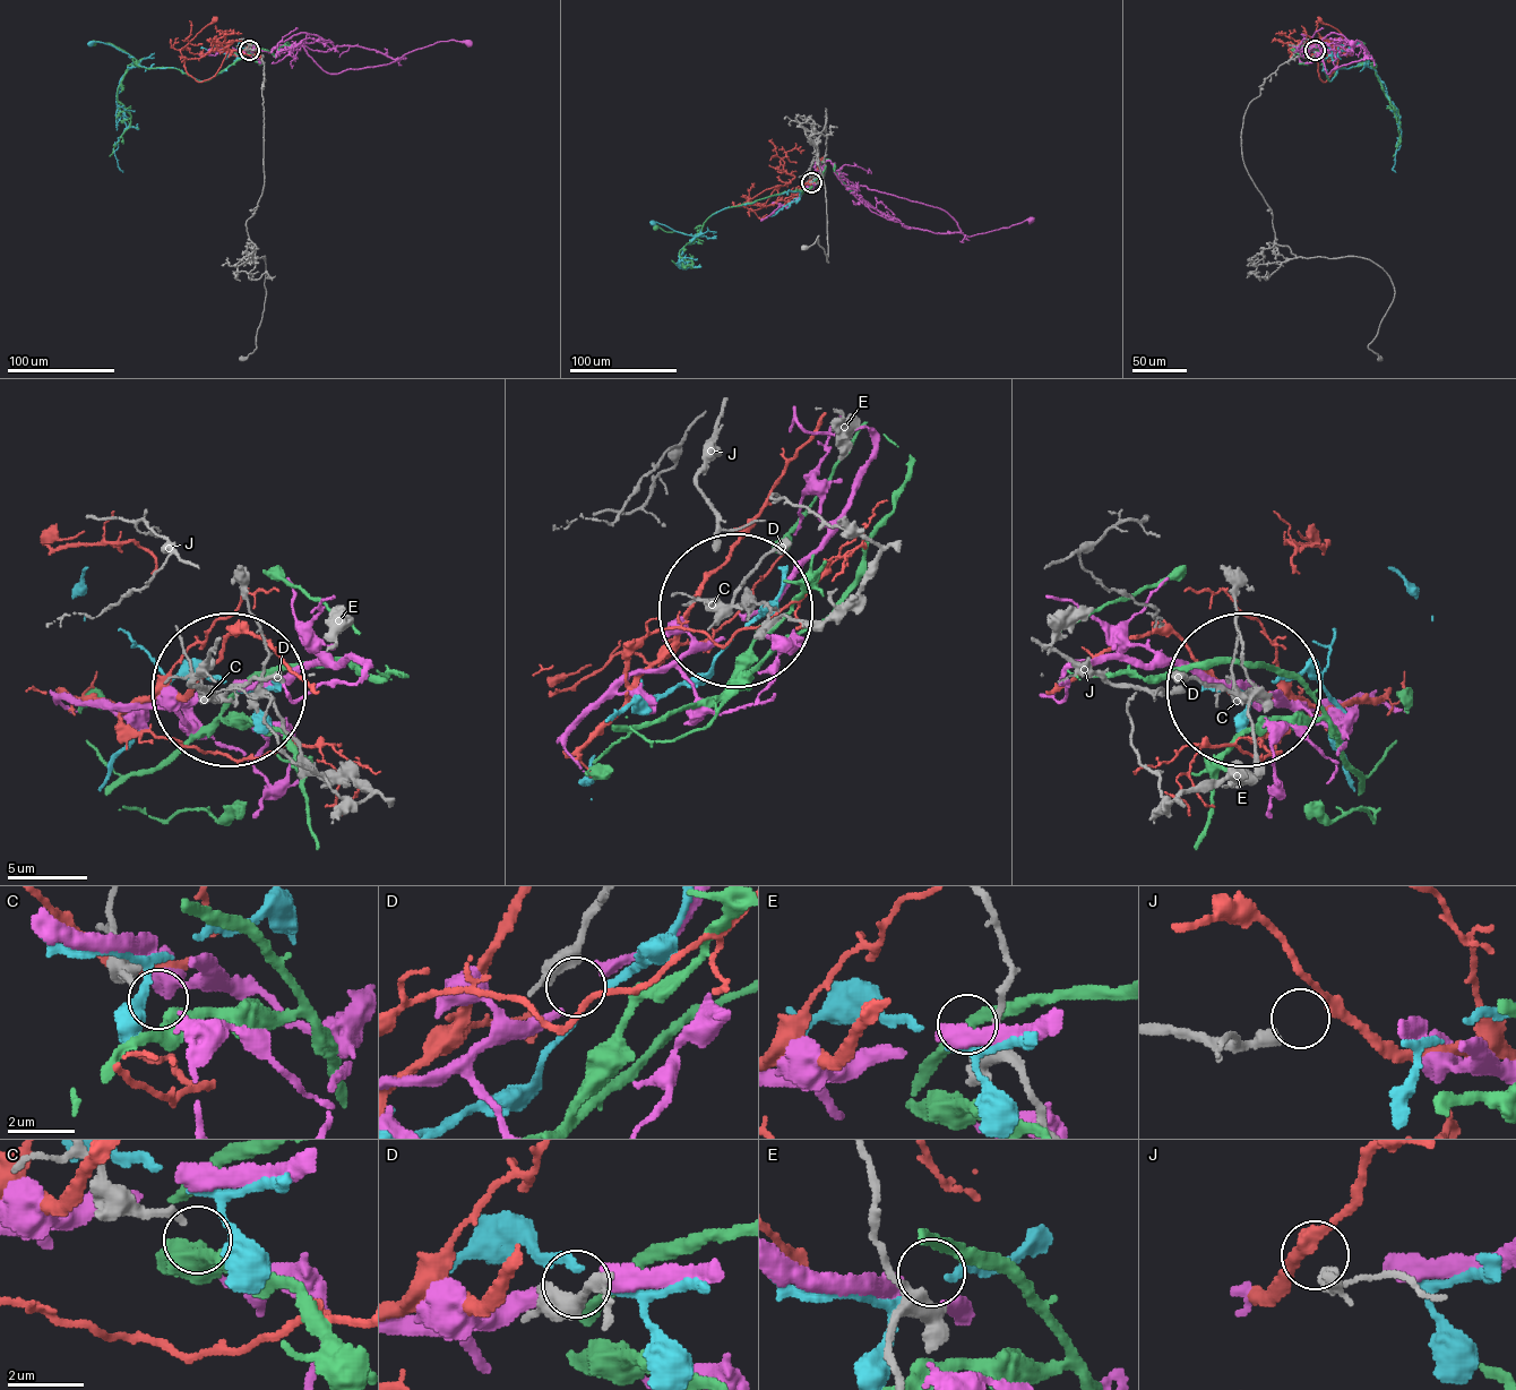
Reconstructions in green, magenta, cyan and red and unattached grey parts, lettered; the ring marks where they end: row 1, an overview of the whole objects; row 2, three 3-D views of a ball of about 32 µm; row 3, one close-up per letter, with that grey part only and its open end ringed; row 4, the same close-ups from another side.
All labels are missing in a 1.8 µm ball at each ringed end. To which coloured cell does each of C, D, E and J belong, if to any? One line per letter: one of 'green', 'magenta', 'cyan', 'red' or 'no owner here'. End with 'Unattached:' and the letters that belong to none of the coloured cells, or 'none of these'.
C: green
D: no owner here
E: no owner here
J: red
Unattached: D, E

